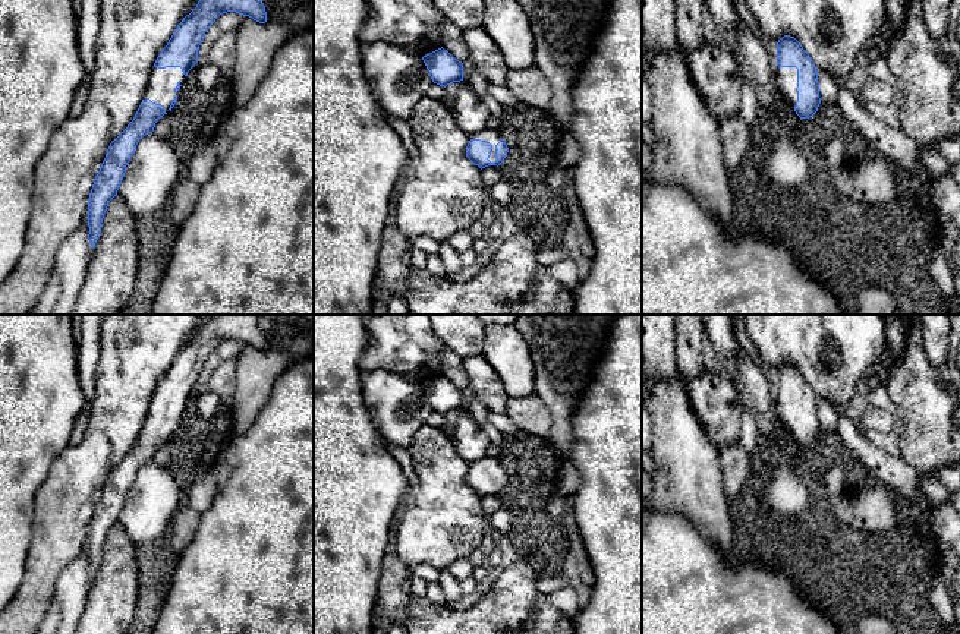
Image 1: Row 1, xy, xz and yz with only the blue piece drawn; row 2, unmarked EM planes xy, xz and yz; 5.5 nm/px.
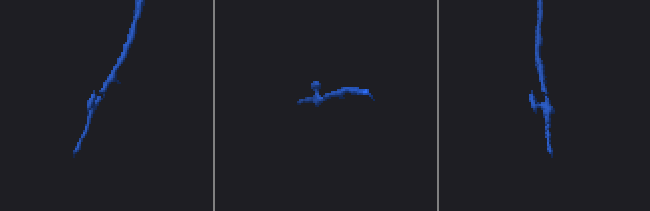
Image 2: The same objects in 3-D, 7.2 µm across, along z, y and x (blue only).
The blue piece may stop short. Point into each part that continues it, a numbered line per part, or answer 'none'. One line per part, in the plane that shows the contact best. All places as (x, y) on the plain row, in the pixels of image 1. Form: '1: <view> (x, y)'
1: xy (160, 418)

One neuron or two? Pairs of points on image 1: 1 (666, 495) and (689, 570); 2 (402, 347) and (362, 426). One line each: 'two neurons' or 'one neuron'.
1: two neurons
2: two neurons

